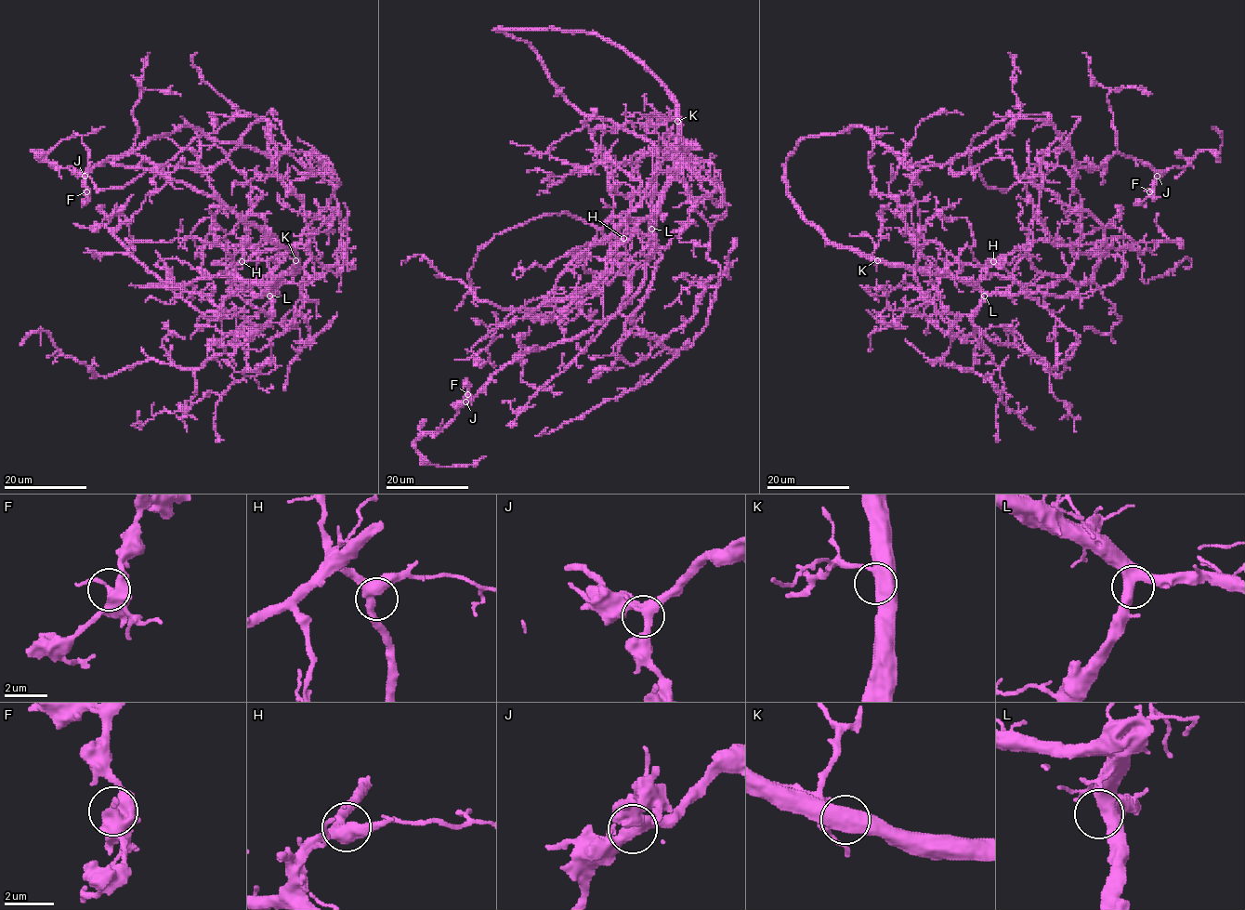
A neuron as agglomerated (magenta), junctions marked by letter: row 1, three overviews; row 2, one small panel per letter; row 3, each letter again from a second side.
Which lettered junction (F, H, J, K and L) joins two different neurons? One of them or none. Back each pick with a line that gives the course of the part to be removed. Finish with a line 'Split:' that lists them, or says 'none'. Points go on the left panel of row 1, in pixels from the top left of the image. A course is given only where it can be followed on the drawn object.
Split: none

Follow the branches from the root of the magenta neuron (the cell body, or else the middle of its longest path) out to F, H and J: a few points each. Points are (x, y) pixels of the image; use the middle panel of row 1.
F: (674, 135), (658, 140), (644, 284), (610, 317), (570, 339), (530, 349), (471, 399), (467, 394)
H: (674, 135), (686, 142), (691, 163), (682, 162), (663, 201), (648, 216), (626, 221), (616, 231), (623, 238)
J: (674, 135), (664, 134), (658, 140), (644, 284), (610, 317), (577, 336), (530, 349), (504, 364), (465, 402)

